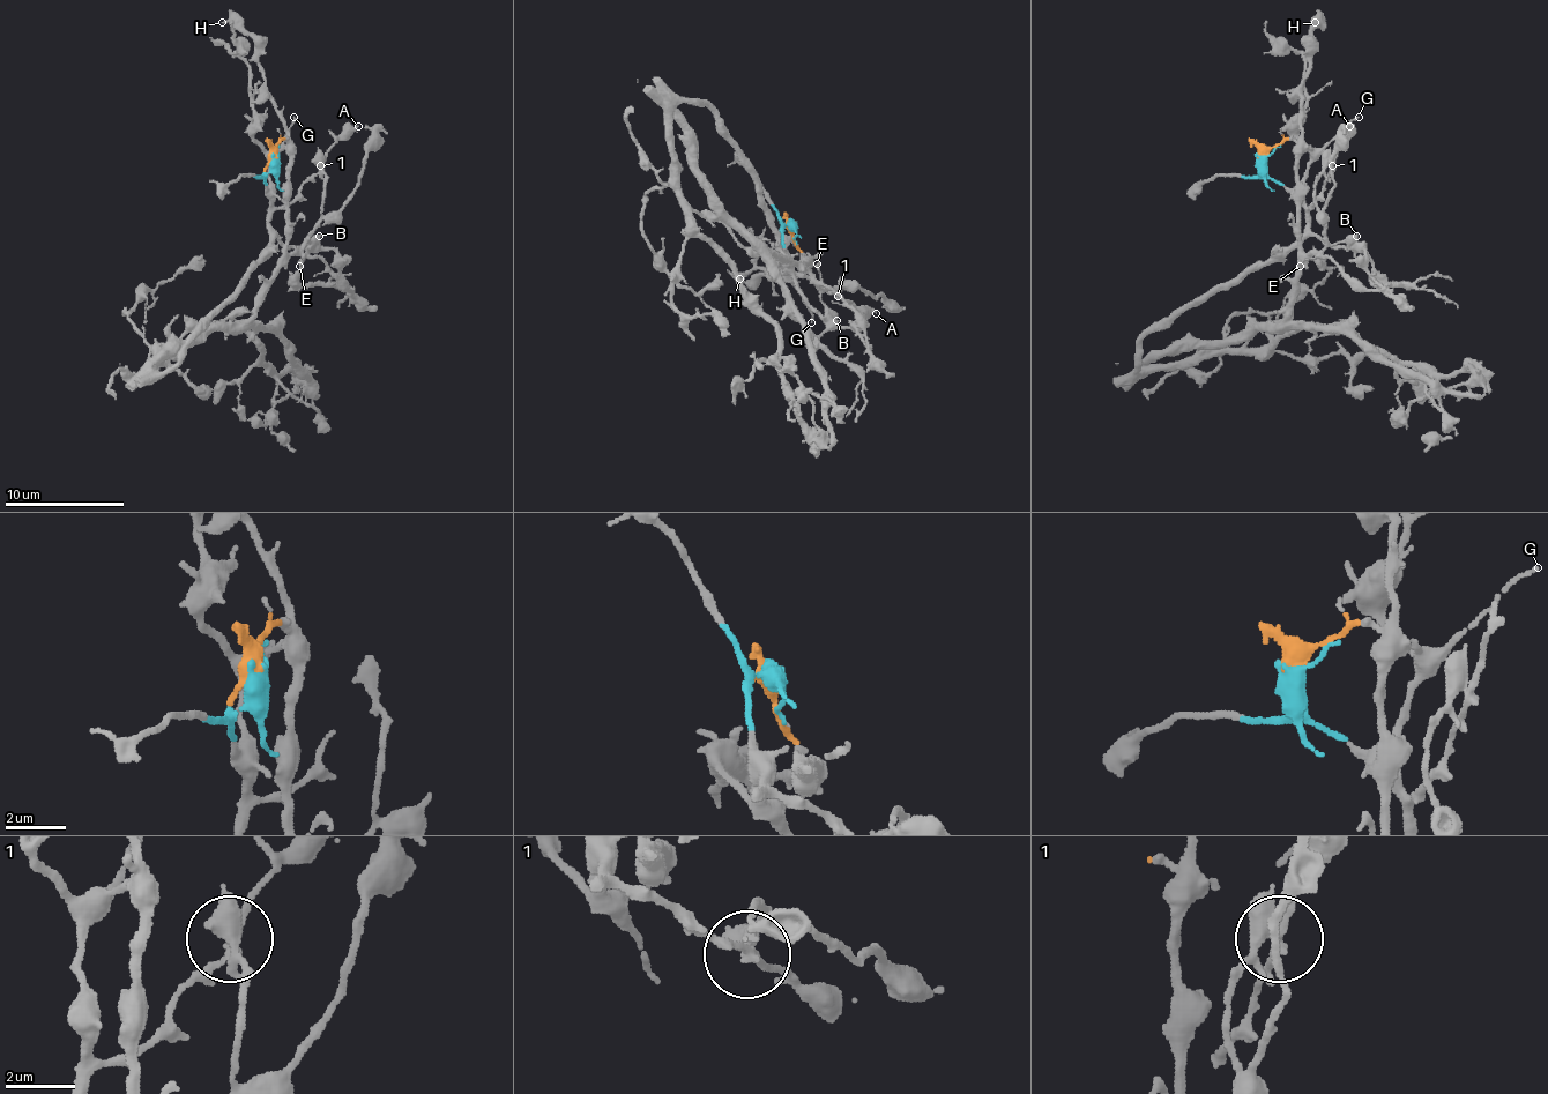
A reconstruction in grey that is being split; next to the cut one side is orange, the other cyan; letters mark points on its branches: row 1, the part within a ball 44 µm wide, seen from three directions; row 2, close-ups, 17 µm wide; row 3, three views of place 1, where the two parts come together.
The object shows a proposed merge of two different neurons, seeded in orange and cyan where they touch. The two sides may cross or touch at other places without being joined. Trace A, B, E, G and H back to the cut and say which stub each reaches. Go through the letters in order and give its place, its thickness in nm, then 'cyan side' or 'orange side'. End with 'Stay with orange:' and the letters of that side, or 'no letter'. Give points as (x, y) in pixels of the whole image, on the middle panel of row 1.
A: (876, 313) | 340 nm | cyan side
B: (836, 320) | 440 nm | orange side
E: (817, 263) | 140 nm | orange side
G: (811, 322) | 110 nm | cyan side
H: (739, 278) | 200 nm | orange side
Stay with orange: B, E, H

